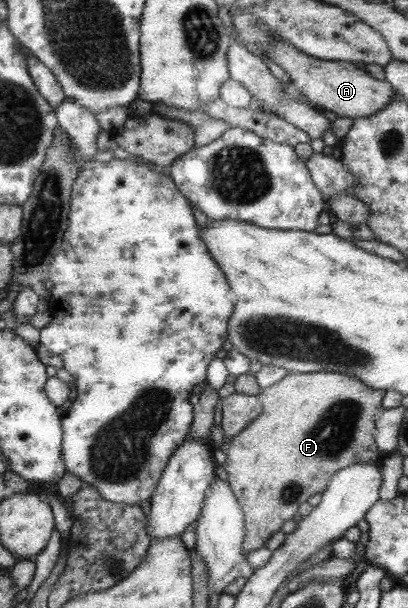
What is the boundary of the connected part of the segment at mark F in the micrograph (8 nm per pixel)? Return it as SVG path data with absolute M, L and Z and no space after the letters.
M291 372L286 374L279 382L270 387L265 387L265 389L261 389L259 397L262 407L261 415L245 431L242 431L239 435L231 438L227 445L227 465L225 466L228 481L246 515L246 538L244 541L244 554L246 556L253 550L258 550L265 546L269 536L273 532L279 530L279 527L284 521L291 519L299 505L305 502L307 497L311 497L311 495L315 495L315 493L323 492L324 489L328 487L328 481L337 471L343 470L350 465L380 463L382 460L382 458L379 457L379 454L377 454L377 447L375 446L375 441L372 435L375 429L374 421L376 420L377 414L381 410L381 404L383 403L384 391L373 390L365 386L359 379L351 377L351 375L345 375L345 373Z

